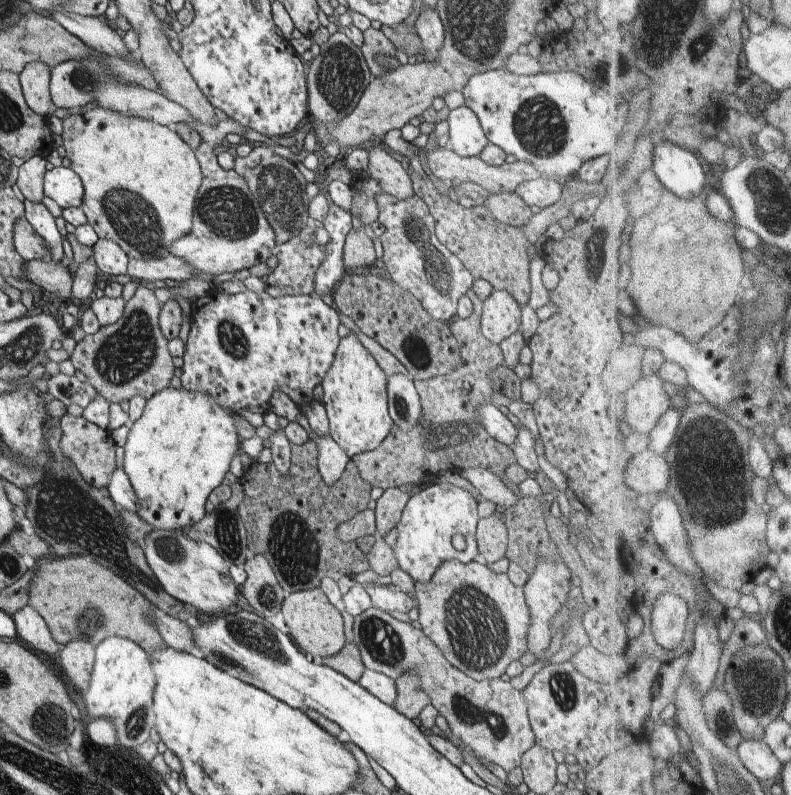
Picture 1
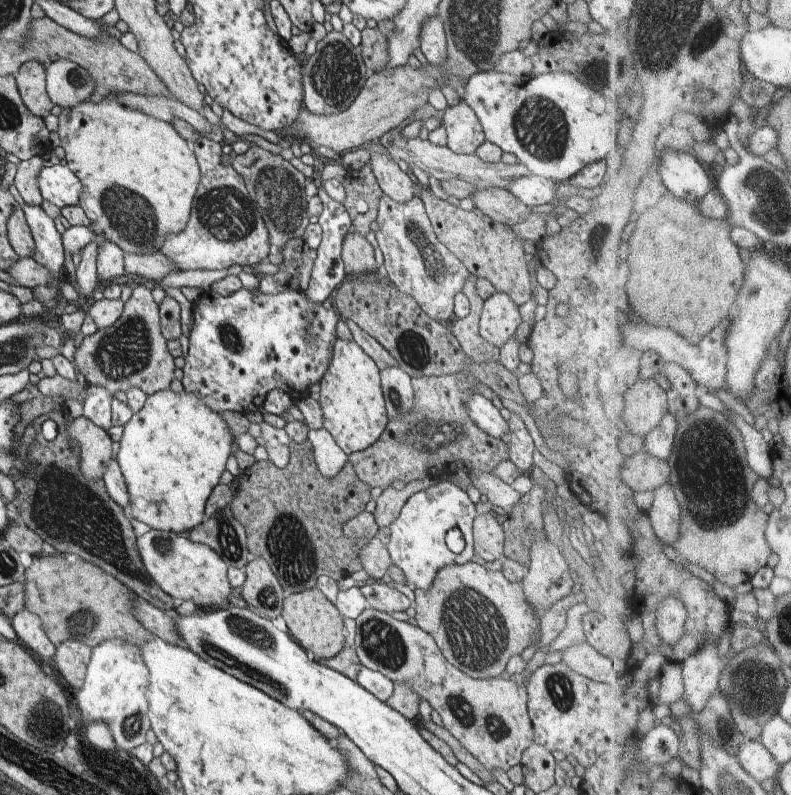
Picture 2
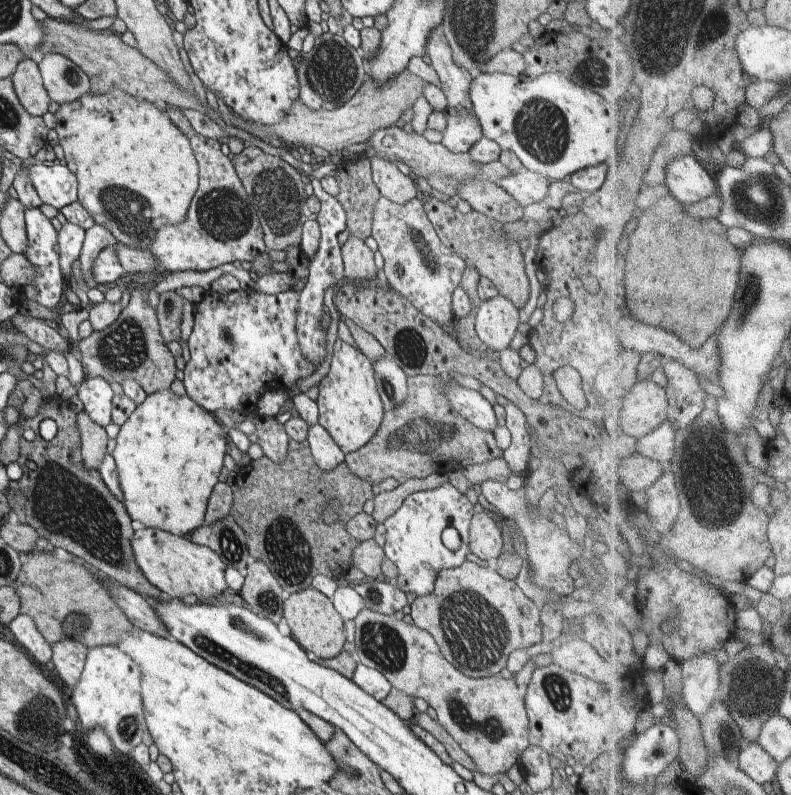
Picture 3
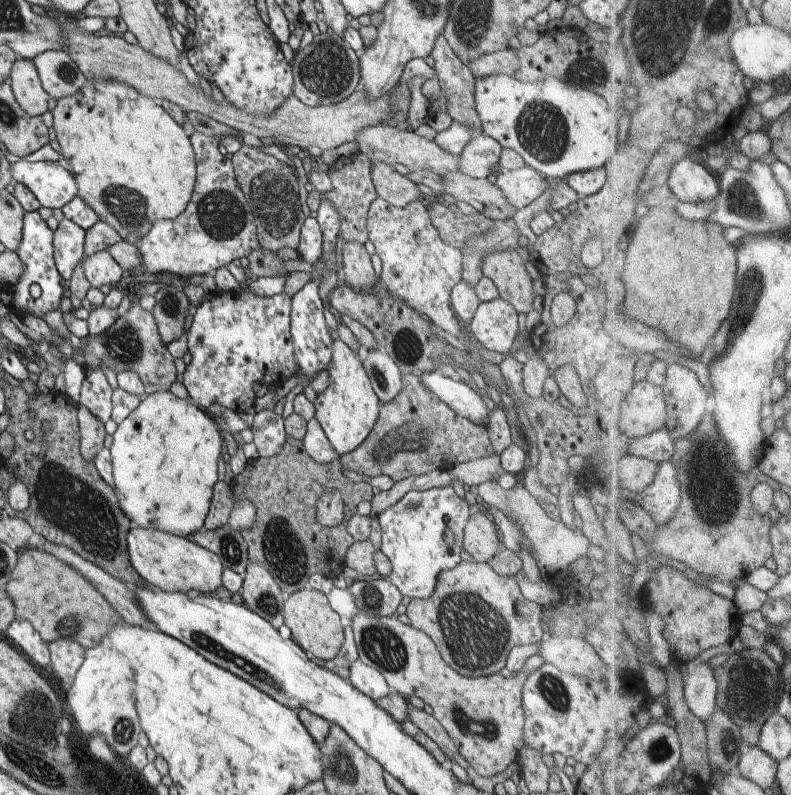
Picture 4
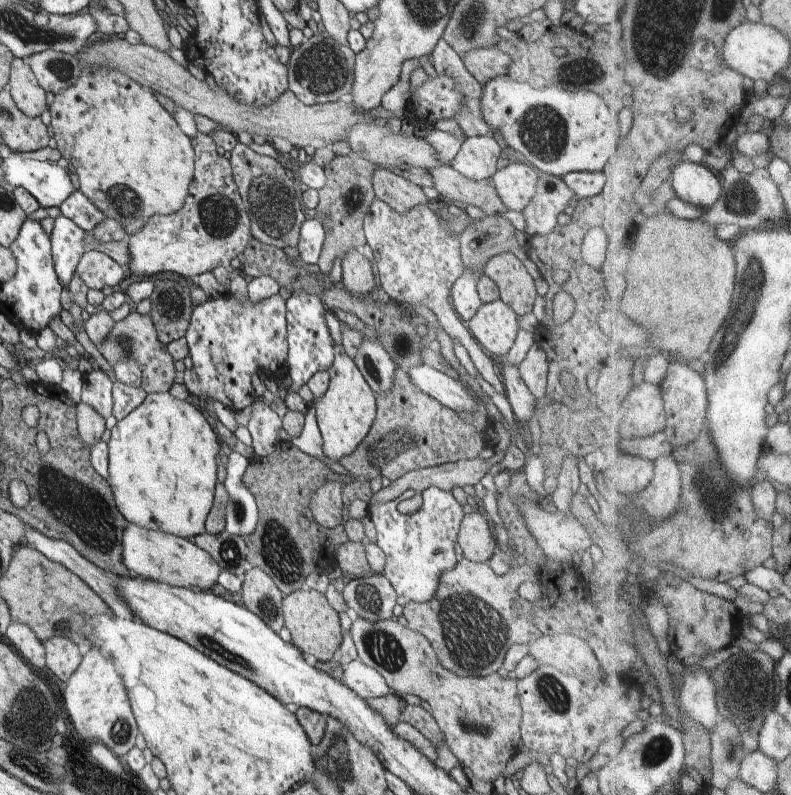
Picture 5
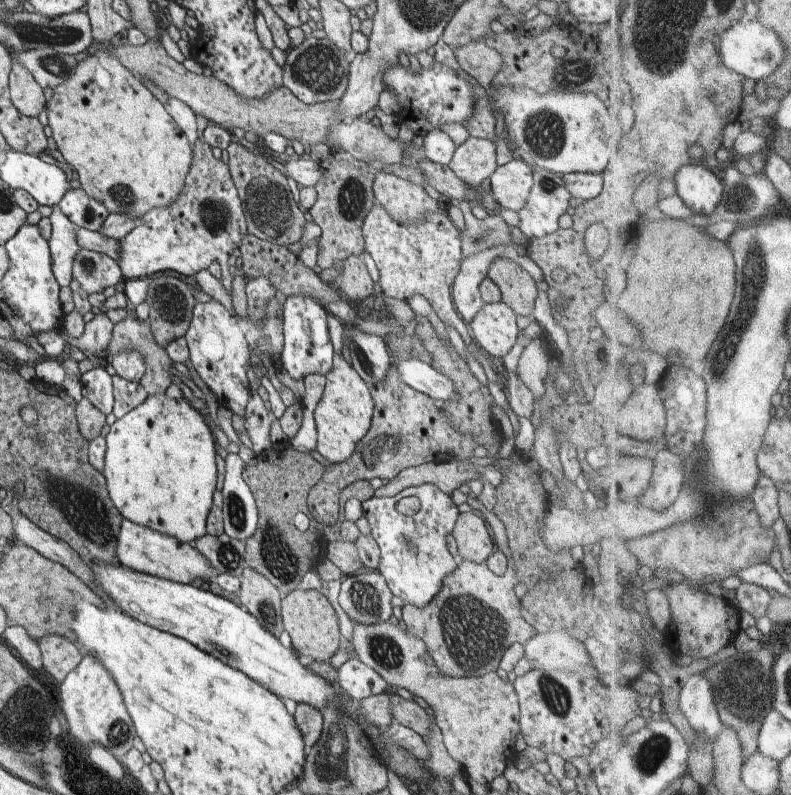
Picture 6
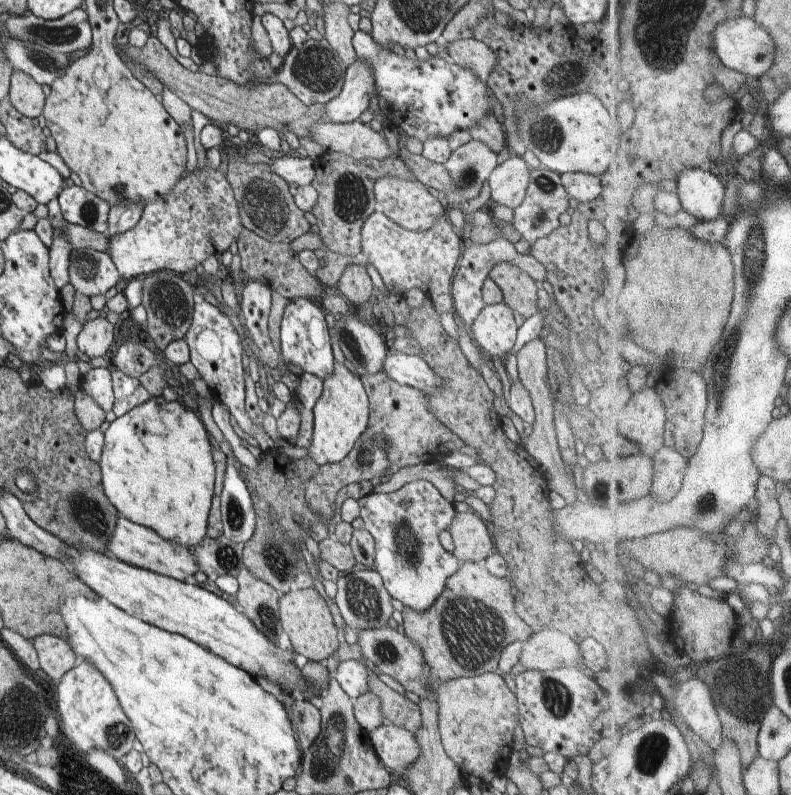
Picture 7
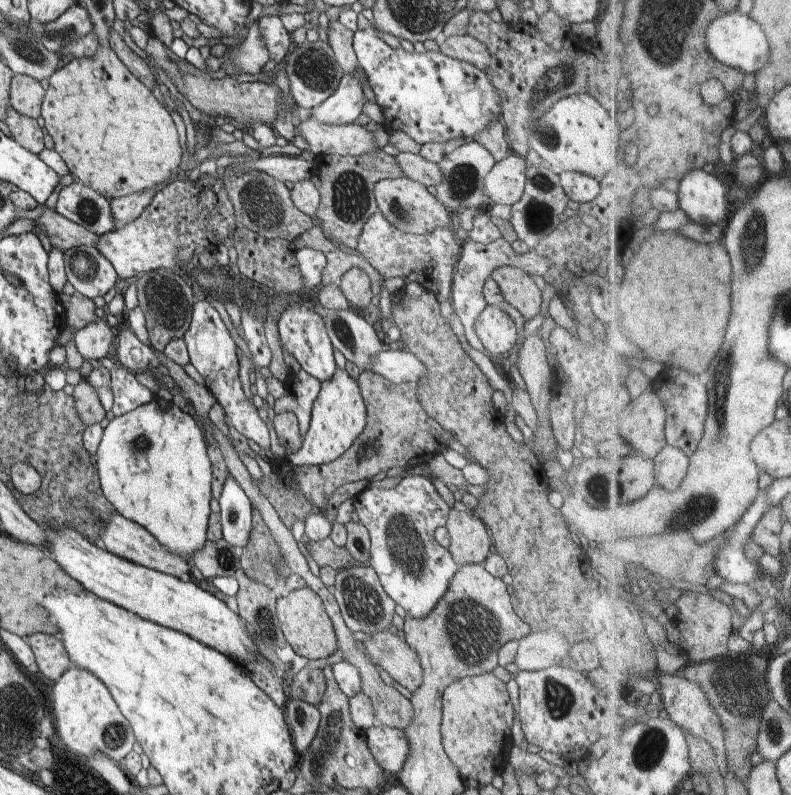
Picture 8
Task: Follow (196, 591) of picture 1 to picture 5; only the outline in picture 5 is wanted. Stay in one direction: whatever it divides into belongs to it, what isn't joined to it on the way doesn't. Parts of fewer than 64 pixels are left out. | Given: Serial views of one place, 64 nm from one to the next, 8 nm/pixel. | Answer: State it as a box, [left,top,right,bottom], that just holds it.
[122,523,222,591]

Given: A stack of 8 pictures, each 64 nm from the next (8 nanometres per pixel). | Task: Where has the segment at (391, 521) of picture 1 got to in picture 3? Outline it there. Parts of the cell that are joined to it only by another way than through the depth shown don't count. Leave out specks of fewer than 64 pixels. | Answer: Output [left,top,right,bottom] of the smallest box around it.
[372,473,449,524]

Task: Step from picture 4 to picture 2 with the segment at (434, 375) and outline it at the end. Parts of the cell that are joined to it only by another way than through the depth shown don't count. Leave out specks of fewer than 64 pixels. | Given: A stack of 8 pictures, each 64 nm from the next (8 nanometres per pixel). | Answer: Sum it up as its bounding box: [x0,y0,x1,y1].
[466,392,510,439]

